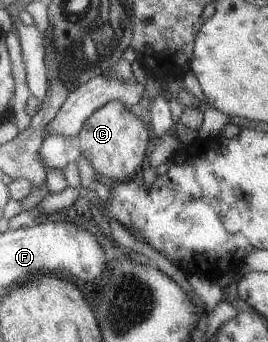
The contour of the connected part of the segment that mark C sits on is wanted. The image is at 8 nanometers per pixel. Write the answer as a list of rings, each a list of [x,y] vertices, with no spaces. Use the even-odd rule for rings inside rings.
[[[118,100],[109,101],[96,108],[88,119],[82,122],[77,137],[80,143],[79,151],[90,162],[97,179],[108,184],[126,182],[132,178],[142,164],[144,154],[147,154],[148,130],[142,124],[142,118],[134,116]]]

